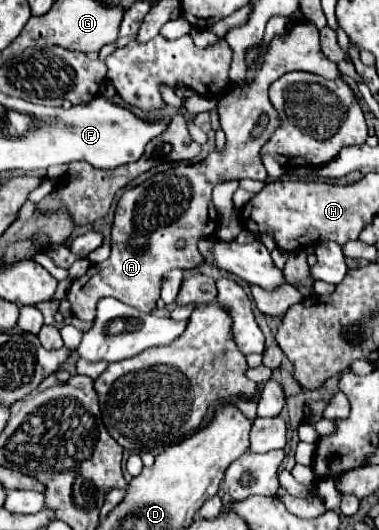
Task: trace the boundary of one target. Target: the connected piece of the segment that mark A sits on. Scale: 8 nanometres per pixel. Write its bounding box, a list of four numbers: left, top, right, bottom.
[67,20,339,320]

